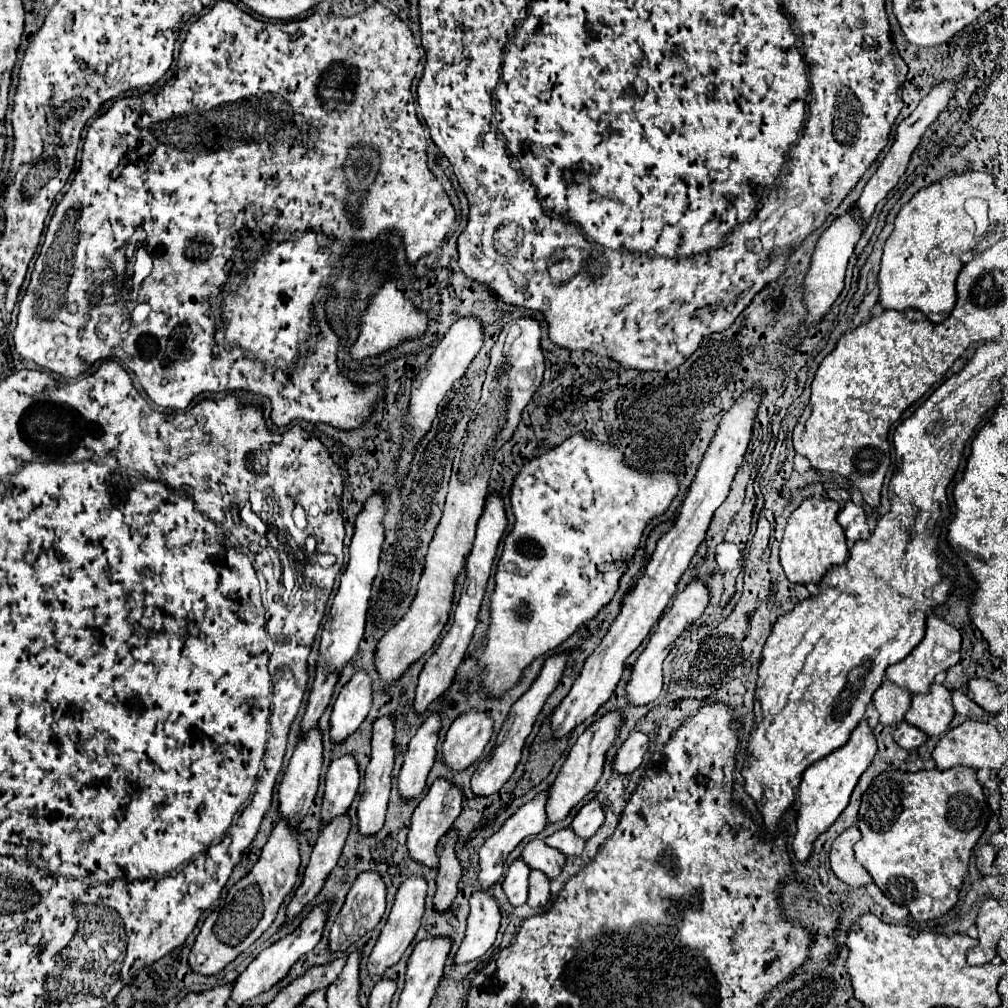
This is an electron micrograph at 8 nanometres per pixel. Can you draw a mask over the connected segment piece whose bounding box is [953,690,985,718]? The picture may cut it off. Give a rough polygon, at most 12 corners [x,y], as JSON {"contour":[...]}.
{"contour":[[961,690],[953,692],[955,714],[983,716],[971,698]]}

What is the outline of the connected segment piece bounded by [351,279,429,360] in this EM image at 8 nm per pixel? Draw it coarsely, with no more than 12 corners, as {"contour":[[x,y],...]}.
{"contour":[[394,279],[359,320],[351,358],[381,356],[423,336],[427,314]]}

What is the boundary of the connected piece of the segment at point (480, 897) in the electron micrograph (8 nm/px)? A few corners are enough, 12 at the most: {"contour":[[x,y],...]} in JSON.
{"contour":[[489,892],[471,896],[465,938],[455,964],[483,956],[499,930],[499,906]]}

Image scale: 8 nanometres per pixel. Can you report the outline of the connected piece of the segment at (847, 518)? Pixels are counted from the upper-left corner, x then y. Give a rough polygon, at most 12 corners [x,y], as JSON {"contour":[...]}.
{"contour":[[845,502],[837,520],[849,542],[871,536],[865,510]]}

